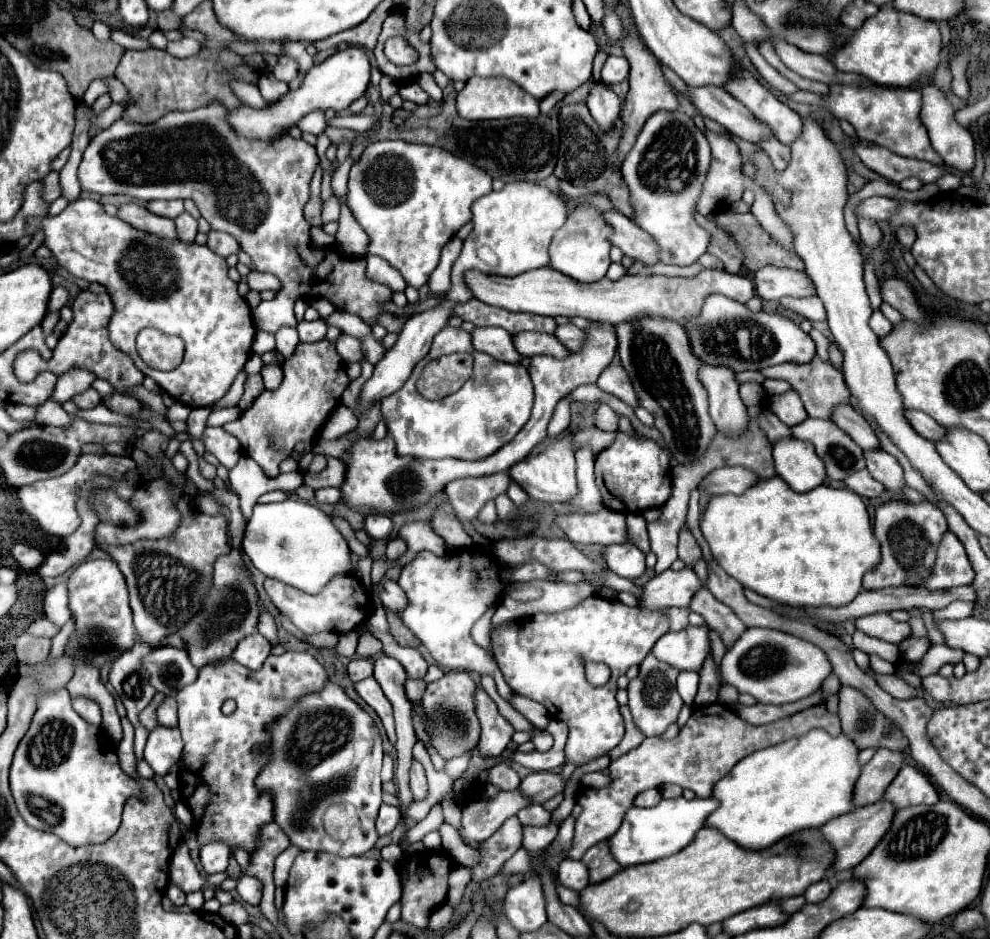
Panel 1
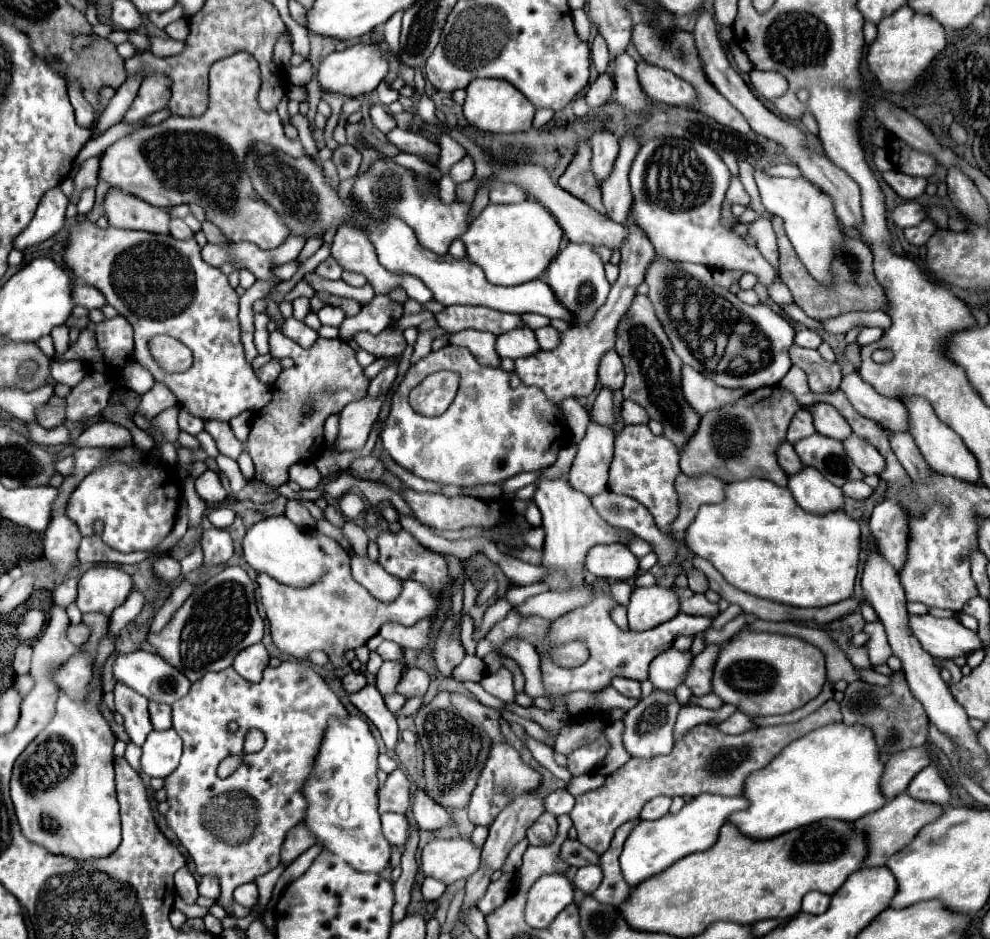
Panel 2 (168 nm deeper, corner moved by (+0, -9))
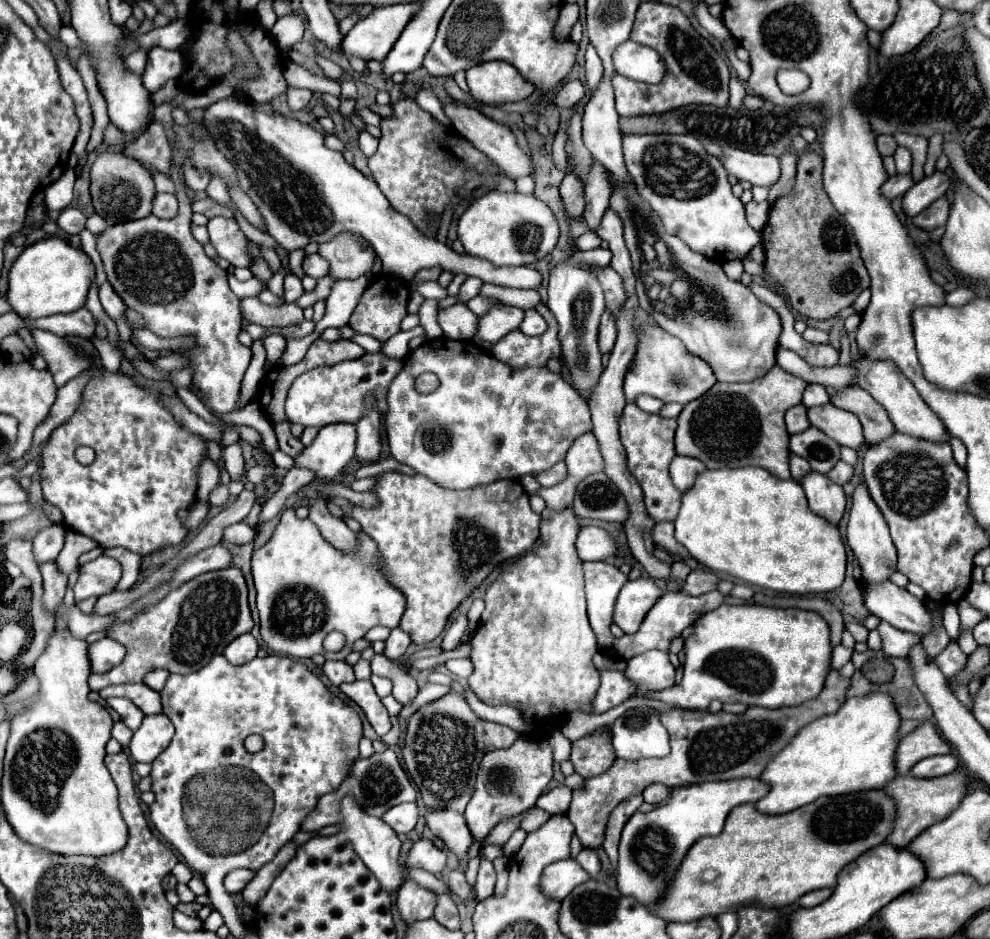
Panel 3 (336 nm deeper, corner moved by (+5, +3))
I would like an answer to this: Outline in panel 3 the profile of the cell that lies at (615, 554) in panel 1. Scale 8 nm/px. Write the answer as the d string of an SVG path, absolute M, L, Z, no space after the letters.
M584 526L576 540L576 550L582 560L608 560L616 556L618 546L610 532L598 526Z

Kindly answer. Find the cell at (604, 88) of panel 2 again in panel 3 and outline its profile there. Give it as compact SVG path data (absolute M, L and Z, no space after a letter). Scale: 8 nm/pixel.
M570 80L566 82L558 96L556 96L556 106L558 108L566 108L566 106L576 106L586 94L586 88L584 88L584 82L582 80Z

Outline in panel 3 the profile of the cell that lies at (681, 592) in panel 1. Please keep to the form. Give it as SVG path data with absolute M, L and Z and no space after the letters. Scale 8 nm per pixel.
M650 578L628 580L618 594L614 622L624 630L624 634L634 634L662 594L664 592Z

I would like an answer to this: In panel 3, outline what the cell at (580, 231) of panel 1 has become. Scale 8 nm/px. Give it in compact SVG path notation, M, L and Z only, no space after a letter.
M570 260L560 262L550 270L546 306L554 312L558 320L558 340L564 350L562 356L566 360L566 366L572 374L572 382L584 396L584 400L588 400L590 388L598 382L602 374L602 354L596 344L600 316L604 314L604 294L600 282L596 280L592 270L582 270Z

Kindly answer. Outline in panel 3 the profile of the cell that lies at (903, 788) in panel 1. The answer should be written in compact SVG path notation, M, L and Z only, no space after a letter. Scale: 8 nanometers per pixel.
M944 754L944 756L930 756L914 764L912 776L916 778L938 778L954 772L958 766L958 758L954 754Z

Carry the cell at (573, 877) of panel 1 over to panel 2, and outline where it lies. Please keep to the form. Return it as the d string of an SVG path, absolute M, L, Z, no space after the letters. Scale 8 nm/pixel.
M583 866L577 870L573 884L575 888L583 890L585 894L593 894L599 888L601 880L603 880L603 872L599 866Z

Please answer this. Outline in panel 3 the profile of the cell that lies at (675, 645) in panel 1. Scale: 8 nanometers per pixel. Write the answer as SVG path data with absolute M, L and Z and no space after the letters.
M648 650L630 658L626 676L636 682L638 692L656 692L674 686L674 666L666 650Z

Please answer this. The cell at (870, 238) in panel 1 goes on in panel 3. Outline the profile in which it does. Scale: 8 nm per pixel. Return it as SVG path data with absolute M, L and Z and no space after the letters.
M730 78L730 106L736 110L744 108L744 98L746 98L746 88L742 86L742 82Z

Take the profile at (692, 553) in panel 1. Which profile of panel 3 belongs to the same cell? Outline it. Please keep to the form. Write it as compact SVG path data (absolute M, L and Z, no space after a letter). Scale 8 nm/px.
M692 570L686 578L684 592L688 592L690 596L700 596L710 590L716 590L718 582L720 582L720 576L712 570Z

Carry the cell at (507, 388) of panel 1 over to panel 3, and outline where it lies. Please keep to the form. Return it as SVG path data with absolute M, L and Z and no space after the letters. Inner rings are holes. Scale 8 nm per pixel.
M448 338L426 340L420 348L412 350L404 358L404 366L388 390L388 412L384 416L384 424L390 454L398 462L412 466L438 486L452 490L474 488L478 484L490 484L504 478L520 478L548 470L566 456L570 444L580 434L592 430L588 404L570 384L564 382L560 374L554 374L548 368L514 370L472 342L456 342ZM426 370L440 378L440 386L432 394L418 394L414 390L414 378Z

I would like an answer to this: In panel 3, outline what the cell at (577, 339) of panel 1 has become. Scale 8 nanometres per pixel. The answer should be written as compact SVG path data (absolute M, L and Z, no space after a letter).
M526 310L526 316L524 316L524 322L520 324L520 330L526 336L538 336L546 330L546 322L536 310Z

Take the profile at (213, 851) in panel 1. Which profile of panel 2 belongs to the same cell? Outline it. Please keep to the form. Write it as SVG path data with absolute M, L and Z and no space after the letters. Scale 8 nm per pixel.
M205 876L201 878L199 882L199 894L205 896L205 898L211 898L211 900L217 900L221 888L217 888L217 880L213 880L211 876Z

